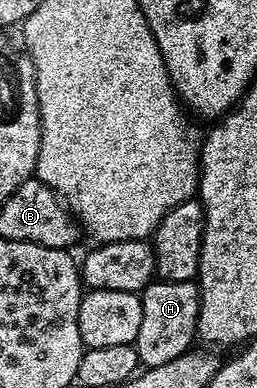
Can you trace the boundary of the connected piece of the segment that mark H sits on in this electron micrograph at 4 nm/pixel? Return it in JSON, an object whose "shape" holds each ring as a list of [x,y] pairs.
{"shape":[[[159,280],[143,289],[141,302],[141,330],[137,330],[135,349],[139,351],[139,362],[144,369],[165,366],[181,354],[185,354],[196,343],[199,330],[199,285],[195,280]]]}

